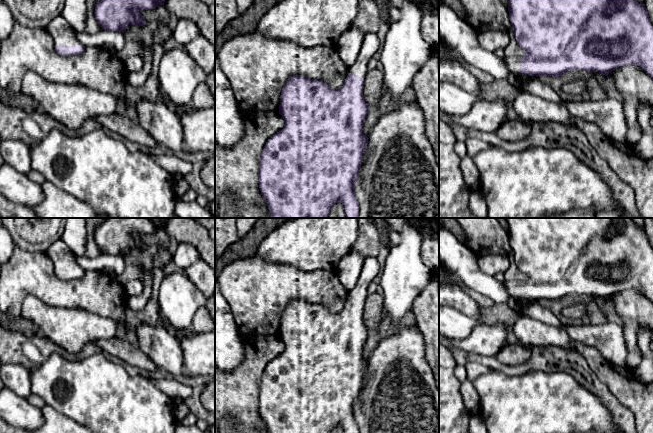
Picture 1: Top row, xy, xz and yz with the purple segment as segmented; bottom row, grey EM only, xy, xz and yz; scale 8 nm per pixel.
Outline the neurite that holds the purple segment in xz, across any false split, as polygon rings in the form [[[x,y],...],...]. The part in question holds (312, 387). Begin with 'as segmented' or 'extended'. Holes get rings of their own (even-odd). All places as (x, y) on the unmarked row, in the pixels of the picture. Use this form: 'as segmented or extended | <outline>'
extended | [[[366,258],[356,286],[349,292],[350,297],[343,310],[336,314],[329,312],[322,304],[303,299],[288,303],[282,313],[279,329],[279,338],[285,350],[266,366],[261,378],[259,412],[268,433],[331,433],[338,426],[342,427],[344,433],[359,433],[355,409],[368,369],[368,360],[363,358],[369,335],[363,321],[363,305],[368,287],[380,273],[377,258]]]

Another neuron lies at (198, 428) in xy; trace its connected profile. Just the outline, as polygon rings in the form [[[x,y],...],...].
[[[177,424],[175,433],[207,433],[207,431],[201,424],[193,426],[184,426],[181,424]]]

